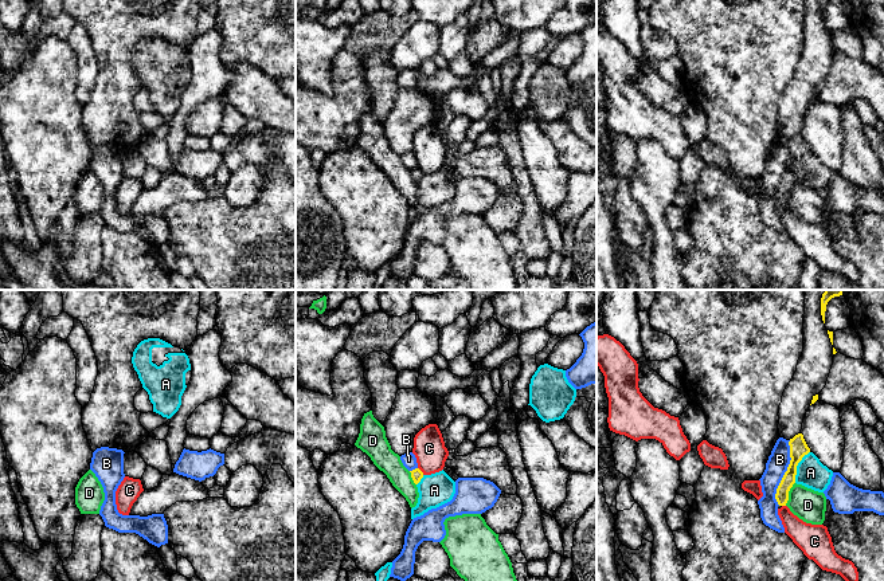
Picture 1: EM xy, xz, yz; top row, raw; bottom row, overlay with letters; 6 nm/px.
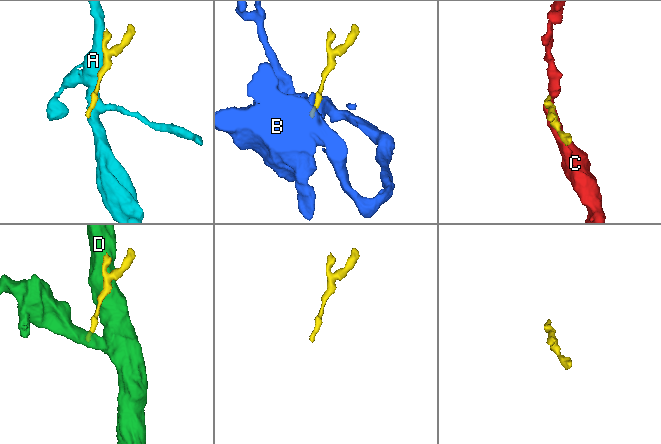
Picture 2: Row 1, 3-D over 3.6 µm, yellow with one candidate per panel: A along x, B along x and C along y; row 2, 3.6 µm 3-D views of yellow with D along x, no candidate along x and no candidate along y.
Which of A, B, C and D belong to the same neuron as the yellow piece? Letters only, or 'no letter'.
no letter

